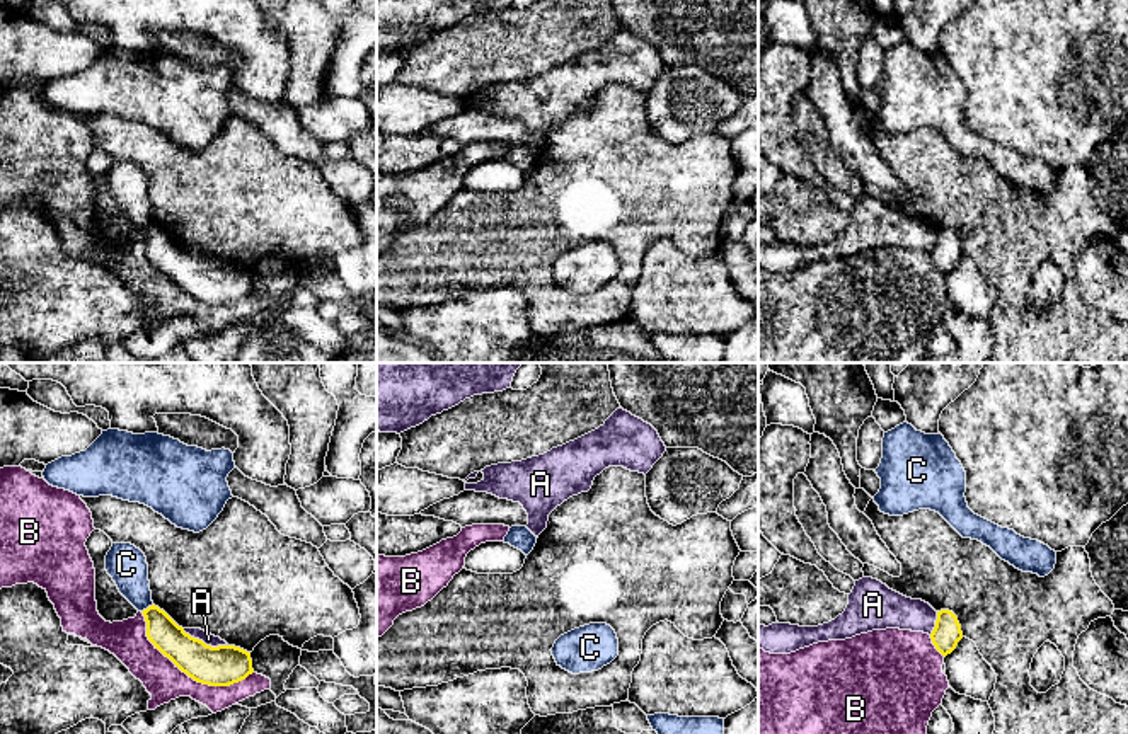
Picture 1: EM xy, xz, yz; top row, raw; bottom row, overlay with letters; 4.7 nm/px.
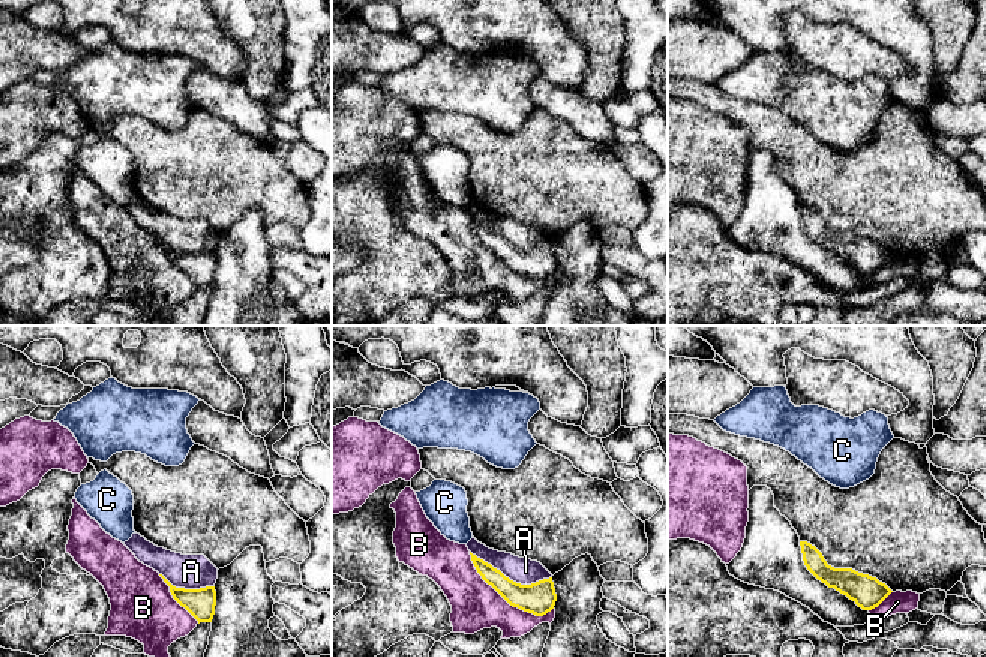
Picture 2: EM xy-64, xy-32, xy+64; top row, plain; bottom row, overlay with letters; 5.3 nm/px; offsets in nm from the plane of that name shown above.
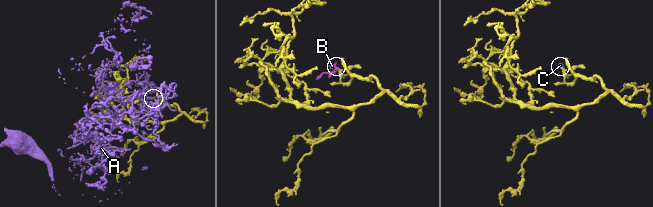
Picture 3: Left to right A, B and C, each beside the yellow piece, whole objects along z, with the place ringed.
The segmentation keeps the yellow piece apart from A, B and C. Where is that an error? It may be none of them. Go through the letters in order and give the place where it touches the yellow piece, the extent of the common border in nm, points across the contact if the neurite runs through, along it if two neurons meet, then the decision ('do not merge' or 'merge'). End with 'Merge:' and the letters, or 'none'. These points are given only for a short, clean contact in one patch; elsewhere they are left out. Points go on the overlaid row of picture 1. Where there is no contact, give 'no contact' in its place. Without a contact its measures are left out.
A: xy (203, 642) | 240 nm | do not merge
B: xy (188, 675) | 600 nm | do not merge
C: xy (149, 607) | 70 nm | along xy (152, 603), (142, 612) | do not merge
Merge: none

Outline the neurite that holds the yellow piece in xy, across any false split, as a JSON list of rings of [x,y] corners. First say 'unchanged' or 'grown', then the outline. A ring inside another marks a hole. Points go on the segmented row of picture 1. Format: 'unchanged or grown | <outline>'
unchanged | [[[155,605],[141,613],[147,622],[148,640],[194,681],[210,686],[230,686],[254,673],[250,652],[235,645],[206,645],[186,634]]]

